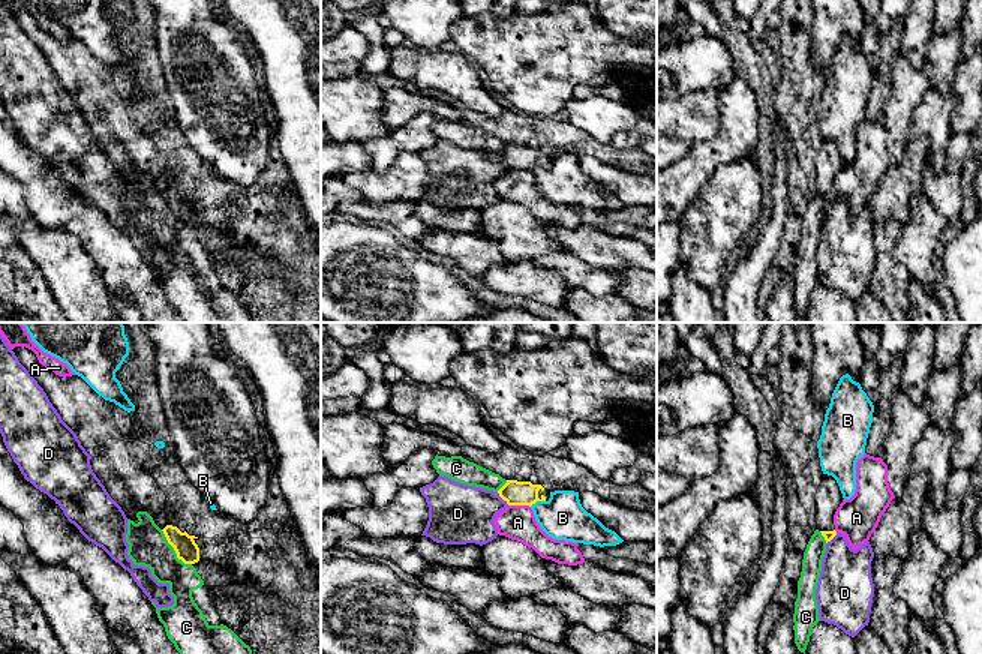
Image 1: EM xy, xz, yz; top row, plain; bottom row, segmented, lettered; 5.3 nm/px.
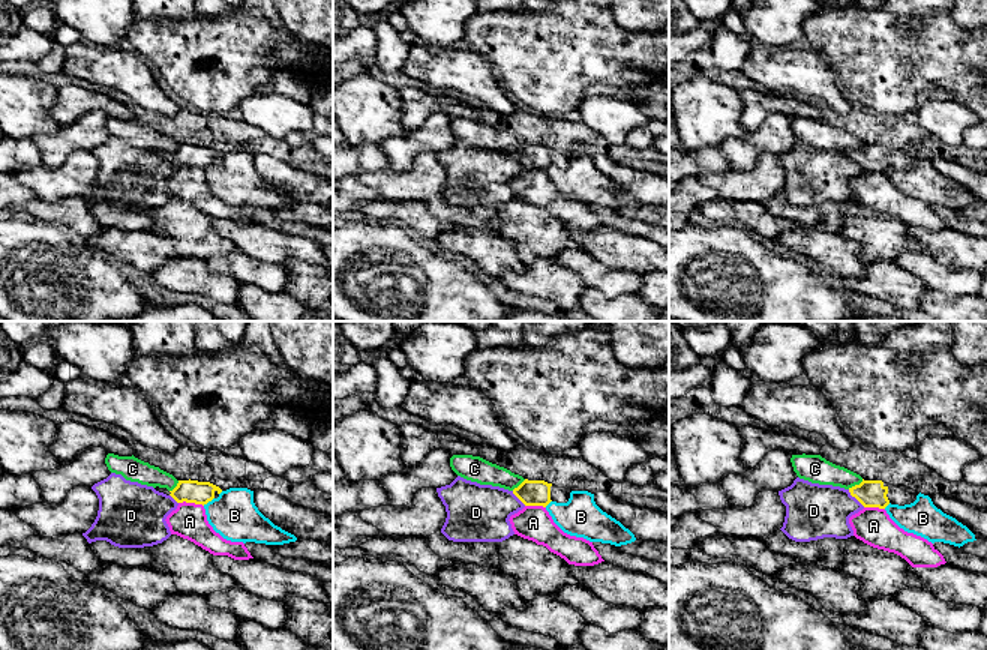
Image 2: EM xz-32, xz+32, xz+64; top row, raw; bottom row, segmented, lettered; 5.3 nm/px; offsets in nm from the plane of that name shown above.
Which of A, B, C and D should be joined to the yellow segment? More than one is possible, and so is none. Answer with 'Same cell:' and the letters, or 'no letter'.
Same cell: no letter

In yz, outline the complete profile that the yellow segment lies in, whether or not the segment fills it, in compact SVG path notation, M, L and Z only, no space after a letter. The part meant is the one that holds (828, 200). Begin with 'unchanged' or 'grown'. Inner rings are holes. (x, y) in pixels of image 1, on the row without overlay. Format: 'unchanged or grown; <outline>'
grown; M823 138L822 147L816 158L816 186L817 194L825 201L826 207L837 200L834 178L843 164L844 162L837 144L832 140Z

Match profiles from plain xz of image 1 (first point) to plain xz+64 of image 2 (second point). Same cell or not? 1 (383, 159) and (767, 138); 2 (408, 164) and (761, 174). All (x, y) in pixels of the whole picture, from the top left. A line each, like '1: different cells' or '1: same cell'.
1: same cell
2: same cell

